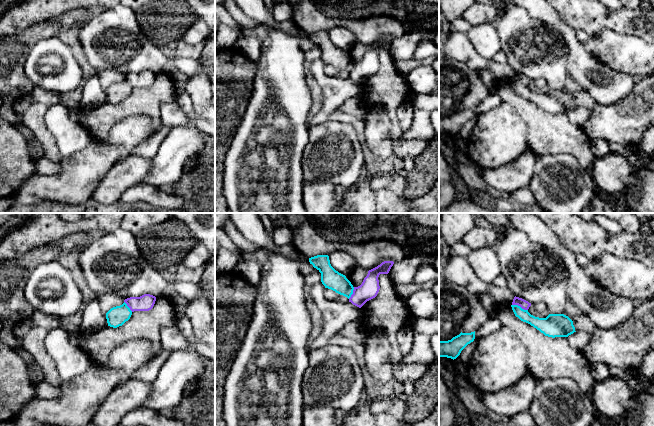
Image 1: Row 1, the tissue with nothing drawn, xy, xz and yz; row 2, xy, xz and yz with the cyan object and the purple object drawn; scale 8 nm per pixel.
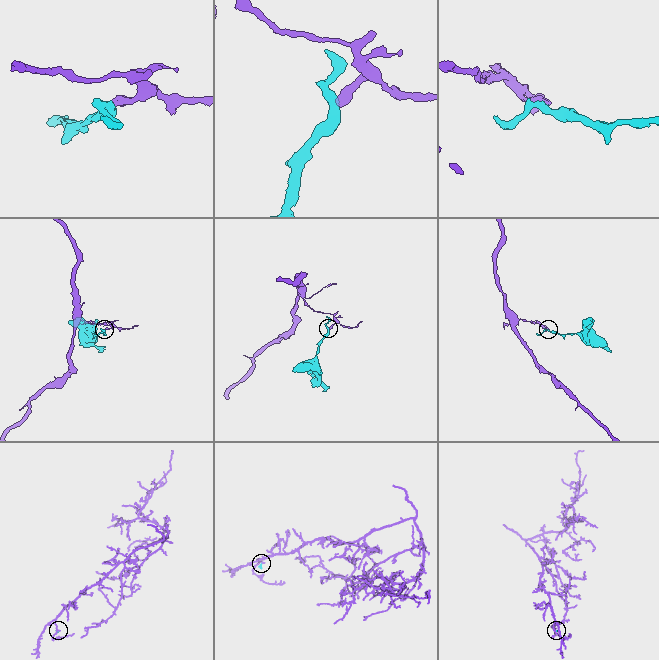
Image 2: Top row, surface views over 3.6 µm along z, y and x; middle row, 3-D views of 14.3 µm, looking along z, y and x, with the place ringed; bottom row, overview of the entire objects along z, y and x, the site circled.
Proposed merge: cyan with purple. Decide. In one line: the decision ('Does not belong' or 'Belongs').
Does not belong

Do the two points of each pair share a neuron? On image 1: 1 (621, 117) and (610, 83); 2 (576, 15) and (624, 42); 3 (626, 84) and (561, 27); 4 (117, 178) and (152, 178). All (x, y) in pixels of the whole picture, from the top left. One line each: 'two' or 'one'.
1: two
2: two
3: one
4: two

